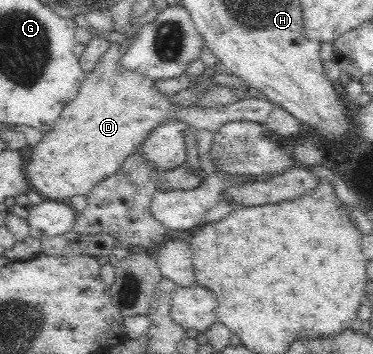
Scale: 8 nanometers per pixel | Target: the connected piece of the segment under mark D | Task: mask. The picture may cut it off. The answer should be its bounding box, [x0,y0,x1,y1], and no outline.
[27,26,275,202]

